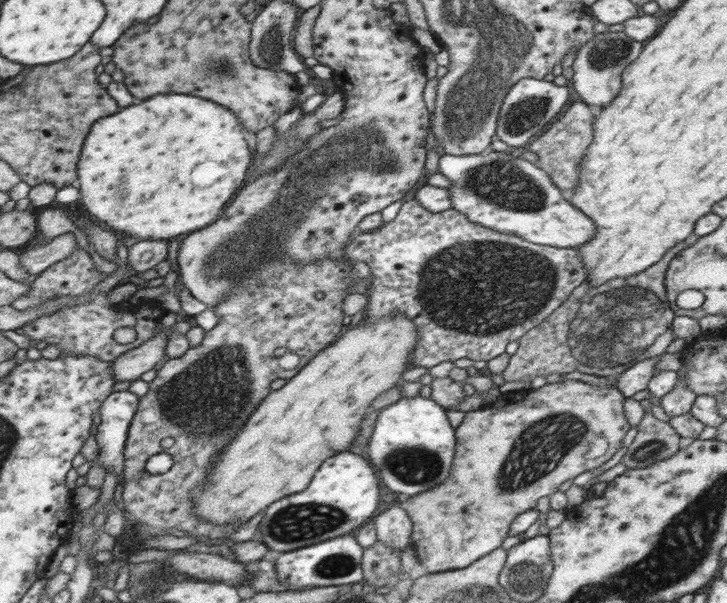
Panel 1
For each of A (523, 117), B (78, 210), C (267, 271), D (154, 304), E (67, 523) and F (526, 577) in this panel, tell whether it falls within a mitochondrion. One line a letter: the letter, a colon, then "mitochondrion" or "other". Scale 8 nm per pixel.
A: mitochondrion
B: other
C: mitochondrion
D: other
E: other
F: mitochondrion

